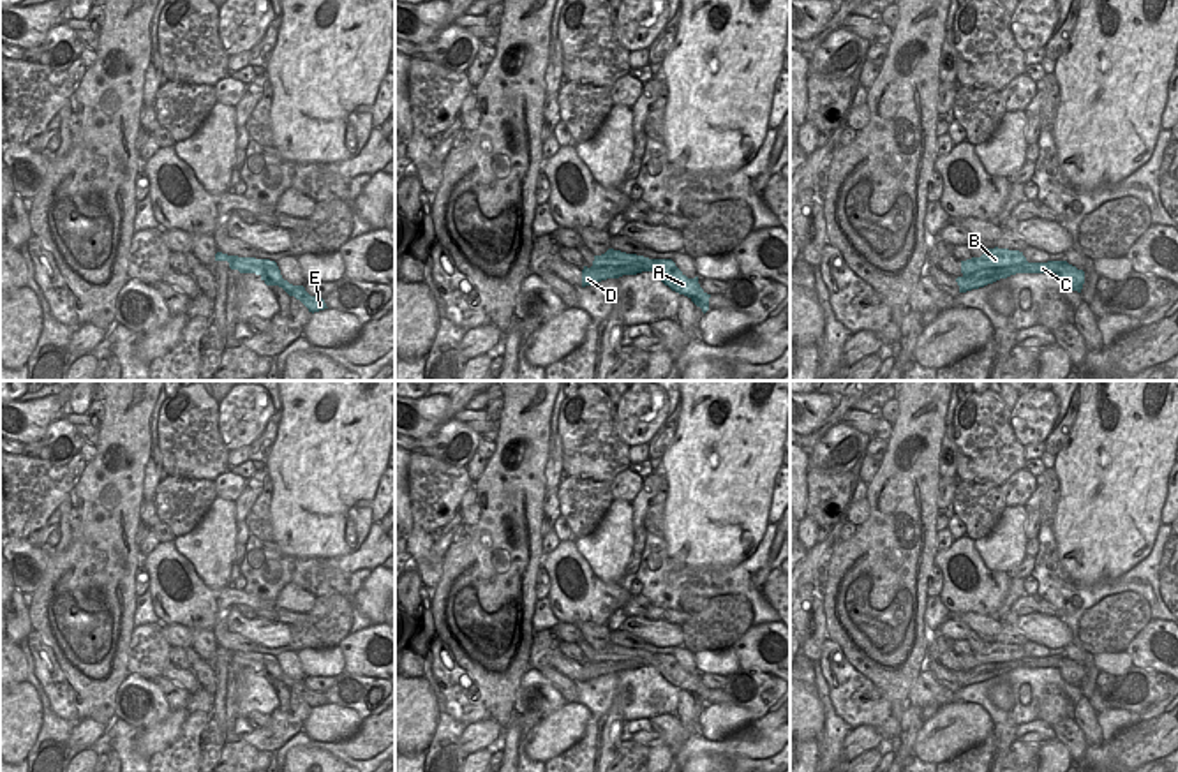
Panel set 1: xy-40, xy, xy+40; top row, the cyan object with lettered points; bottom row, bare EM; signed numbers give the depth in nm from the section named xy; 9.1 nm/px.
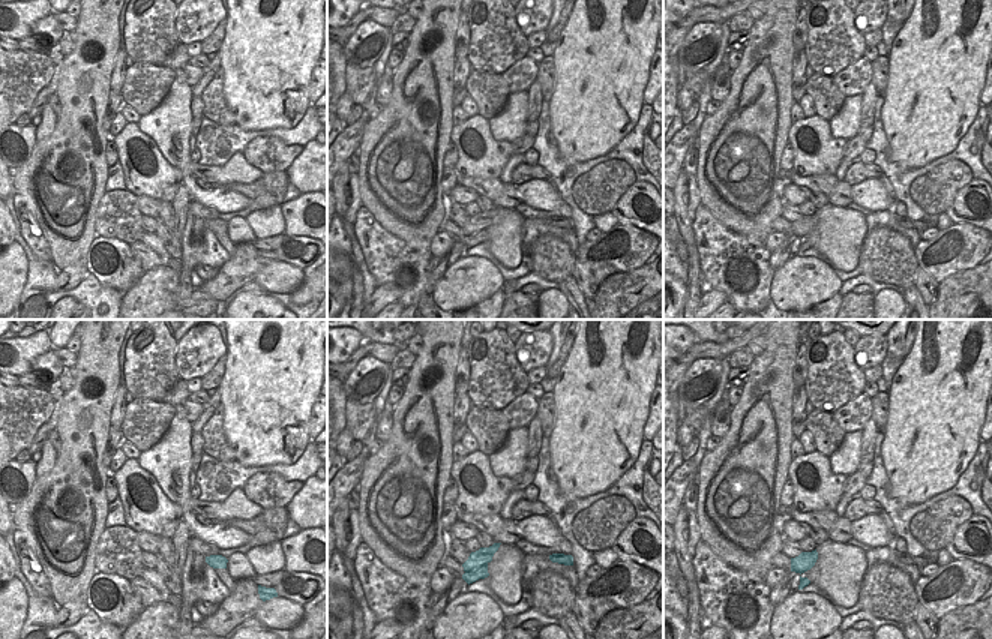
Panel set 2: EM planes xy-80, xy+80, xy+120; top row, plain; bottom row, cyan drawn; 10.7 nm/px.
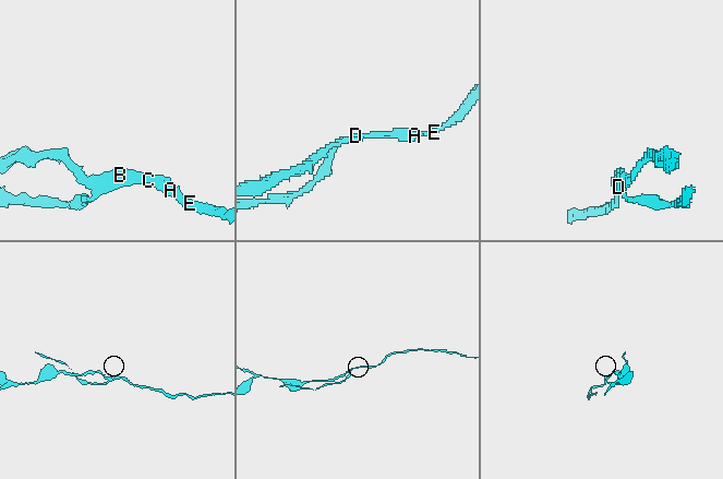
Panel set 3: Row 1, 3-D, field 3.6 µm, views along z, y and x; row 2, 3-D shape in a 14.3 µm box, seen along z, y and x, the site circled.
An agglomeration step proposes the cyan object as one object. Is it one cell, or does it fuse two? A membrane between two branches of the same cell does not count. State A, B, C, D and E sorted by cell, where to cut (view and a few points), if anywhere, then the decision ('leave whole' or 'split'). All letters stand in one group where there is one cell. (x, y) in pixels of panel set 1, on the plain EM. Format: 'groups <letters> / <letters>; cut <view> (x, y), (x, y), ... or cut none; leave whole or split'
groups A C D E / B; cut xy+40 (1027, 656), (1016, 661), (986, 661), (963, 672); split

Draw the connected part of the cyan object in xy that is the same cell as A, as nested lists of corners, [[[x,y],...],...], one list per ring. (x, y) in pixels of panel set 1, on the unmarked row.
[[[647,654],[635,656],[628,661],[607,661],[607,663],[587,663],[582,664],[582,682],[598,679],[607,673],[619,673],[623,670],[637,670],[642,666],[654,666],[665,680],[672,686],[688,691],[705,709],[709,705],[709,693],[700,679],[698,672],[688,673],[672,654]]]

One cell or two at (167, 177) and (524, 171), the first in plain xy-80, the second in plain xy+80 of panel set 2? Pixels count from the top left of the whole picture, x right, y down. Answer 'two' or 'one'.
two

